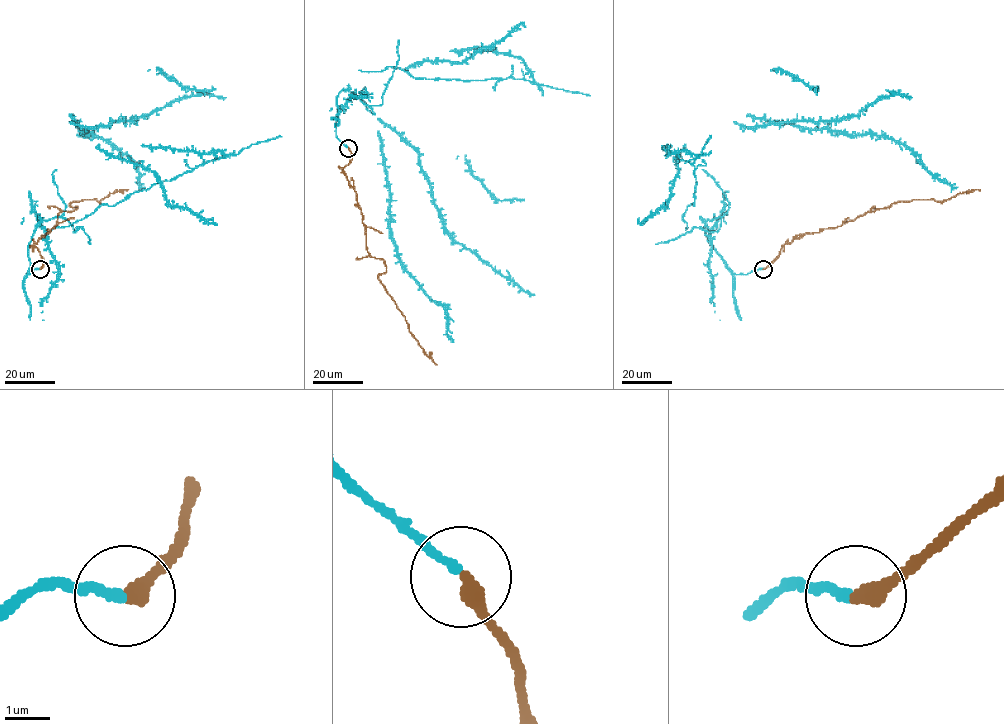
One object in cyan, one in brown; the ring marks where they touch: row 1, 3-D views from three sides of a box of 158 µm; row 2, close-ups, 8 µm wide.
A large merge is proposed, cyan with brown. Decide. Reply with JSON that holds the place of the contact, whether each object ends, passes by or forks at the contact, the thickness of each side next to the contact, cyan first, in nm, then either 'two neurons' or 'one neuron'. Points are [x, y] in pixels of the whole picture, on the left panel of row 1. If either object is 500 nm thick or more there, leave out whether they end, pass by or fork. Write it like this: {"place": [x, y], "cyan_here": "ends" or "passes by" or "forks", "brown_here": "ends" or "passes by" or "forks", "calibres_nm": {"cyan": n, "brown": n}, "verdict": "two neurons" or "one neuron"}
{"place": [40, 269], "cyan_here": "ends", "brown_here": "ends", "calibres_nm": {"cyan": 200, "brown": 360}, "verdict": "one neuron"}

